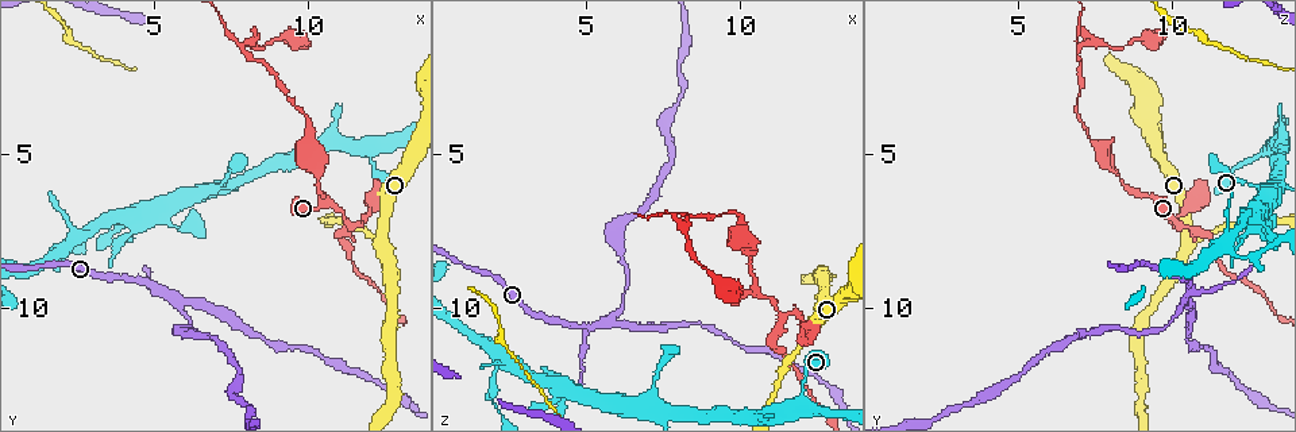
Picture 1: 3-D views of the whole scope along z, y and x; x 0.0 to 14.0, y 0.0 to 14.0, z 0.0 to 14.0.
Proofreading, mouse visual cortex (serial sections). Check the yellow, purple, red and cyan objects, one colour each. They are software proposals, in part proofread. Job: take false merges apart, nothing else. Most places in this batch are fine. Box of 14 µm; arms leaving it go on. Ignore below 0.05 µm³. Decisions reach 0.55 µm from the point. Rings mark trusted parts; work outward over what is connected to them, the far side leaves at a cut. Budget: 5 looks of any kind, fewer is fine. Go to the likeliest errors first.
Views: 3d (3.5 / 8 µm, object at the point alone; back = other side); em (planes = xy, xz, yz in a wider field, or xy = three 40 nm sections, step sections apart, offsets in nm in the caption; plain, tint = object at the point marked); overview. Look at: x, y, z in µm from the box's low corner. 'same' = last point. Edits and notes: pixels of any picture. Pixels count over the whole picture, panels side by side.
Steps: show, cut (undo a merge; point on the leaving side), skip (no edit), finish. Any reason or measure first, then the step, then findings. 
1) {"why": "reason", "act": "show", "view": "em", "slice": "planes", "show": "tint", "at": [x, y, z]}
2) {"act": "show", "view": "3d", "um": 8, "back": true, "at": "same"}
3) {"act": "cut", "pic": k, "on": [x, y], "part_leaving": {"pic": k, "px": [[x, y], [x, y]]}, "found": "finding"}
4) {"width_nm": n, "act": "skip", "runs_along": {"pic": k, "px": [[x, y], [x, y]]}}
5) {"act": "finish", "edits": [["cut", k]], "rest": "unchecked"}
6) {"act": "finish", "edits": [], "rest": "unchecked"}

{"why": "sharp bend", "act": "show", "view": "3d", "um": 3.5, "at": [5.6, 9.5, 10.5]}

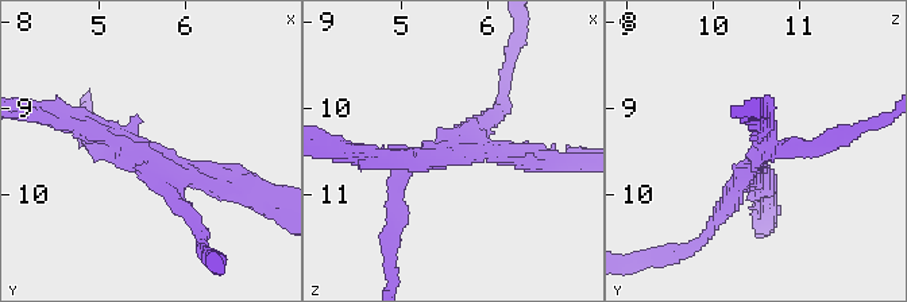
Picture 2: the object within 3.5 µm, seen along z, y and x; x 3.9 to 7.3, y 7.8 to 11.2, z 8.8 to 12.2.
{"arms": 4, "arm_widths_nm": [200, 200, 200, 200], "why": "now the EM", "act": "show", "view": "em", "slice": "xy", "step": 3, "show": "tint", "at": [5.50, 9.55, 10.50]}

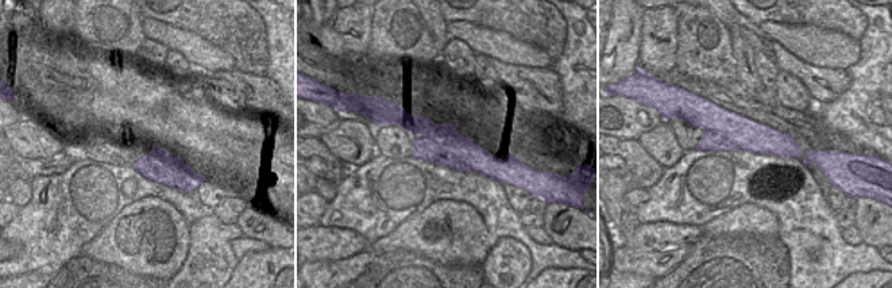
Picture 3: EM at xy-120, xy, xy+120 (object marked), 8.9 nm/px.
{"act": "cut", "pic": 2, "on": [818, 142], "part_leaving": {"pic": 2, "px": [[756, 161], [701, 240], [679, 252]]}, "found": "a second cell is stuck on"}

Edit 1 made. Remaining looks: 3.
{"why": "side arm on a straight run", "act": "show", "view": "em", "slice": "xy", "step": 1, "show": "tint", "at": [7.8, 1.6, 7.0]}

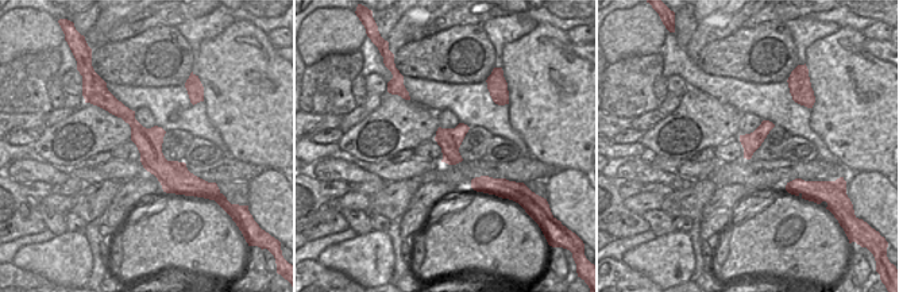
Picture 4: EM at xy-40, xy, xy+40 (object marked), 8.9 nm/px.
{"why": "wider look", "act": "show", "view": "3d", "um": 3.5, "at": "same"}

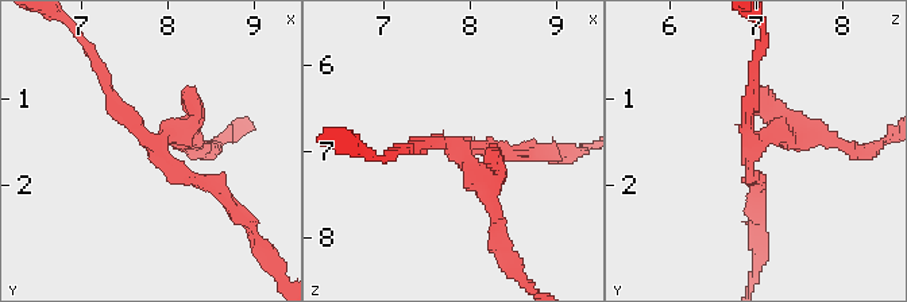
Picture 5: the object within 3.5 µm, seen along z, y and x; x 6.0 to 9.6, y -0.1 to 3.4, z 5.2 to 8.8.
{"act": "skip", "runs_along": {"pic": 5, "px": [[760, 197], [757, 143], [826, 139]]}, "found": "continuous, no second cell"}

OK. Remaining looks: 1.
{"act": "finish", "edits": [["cut", 2]], "rest": "unchecked"}

